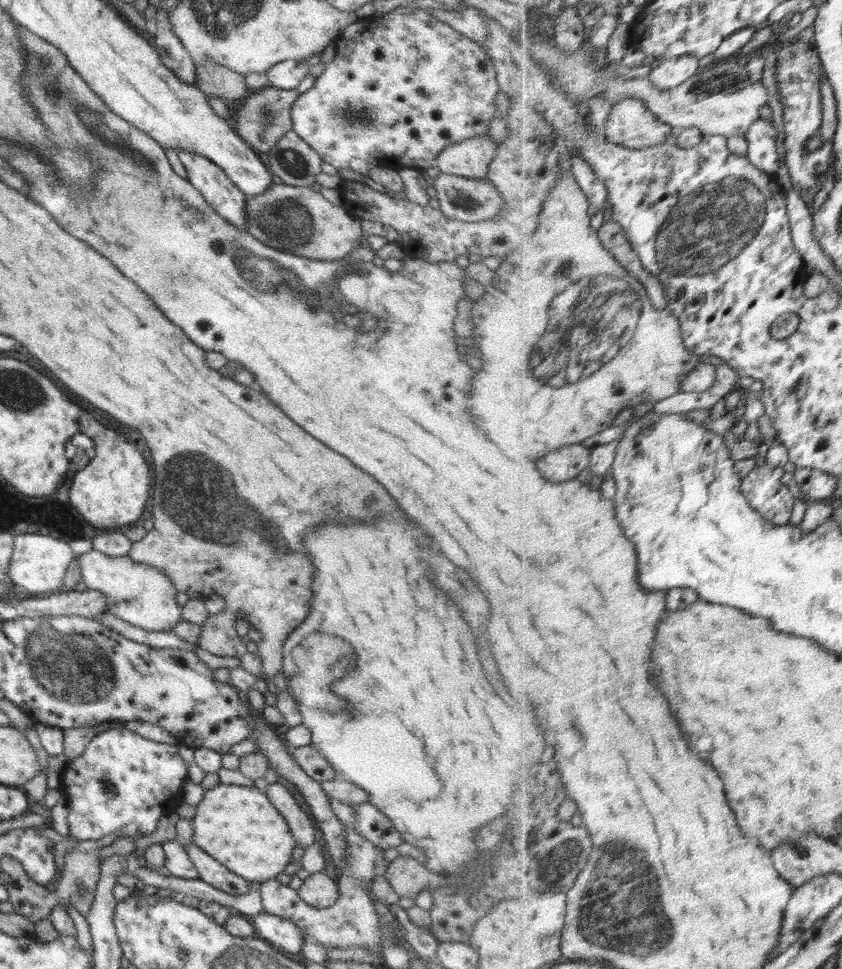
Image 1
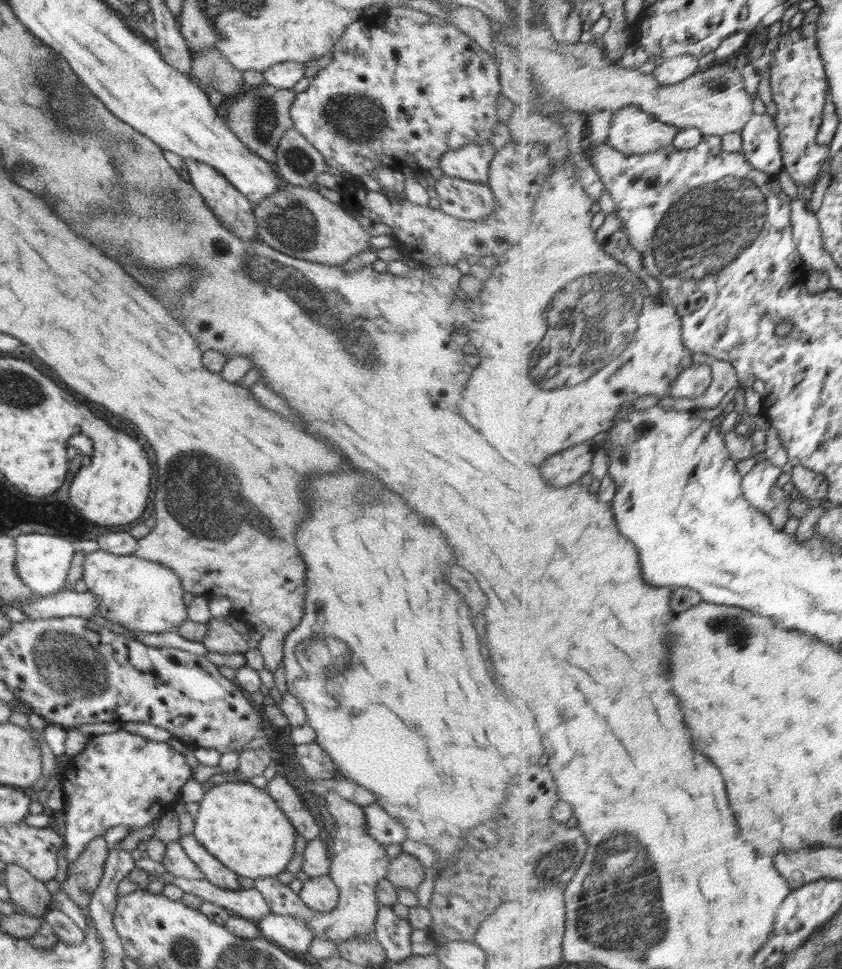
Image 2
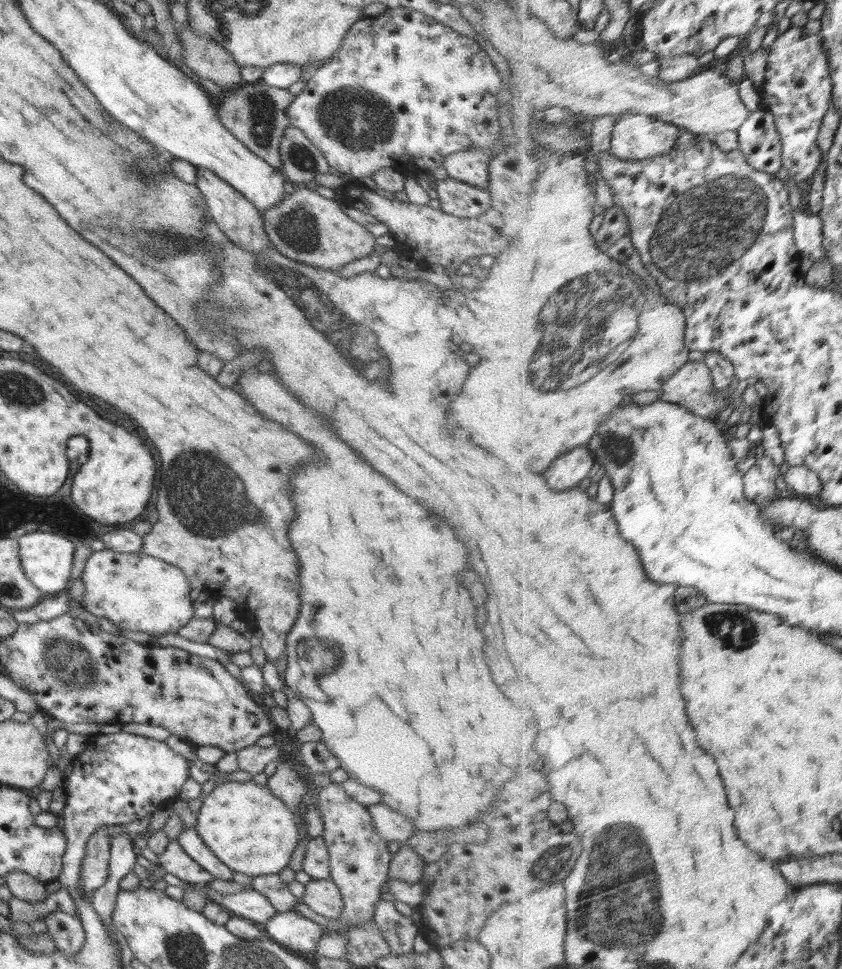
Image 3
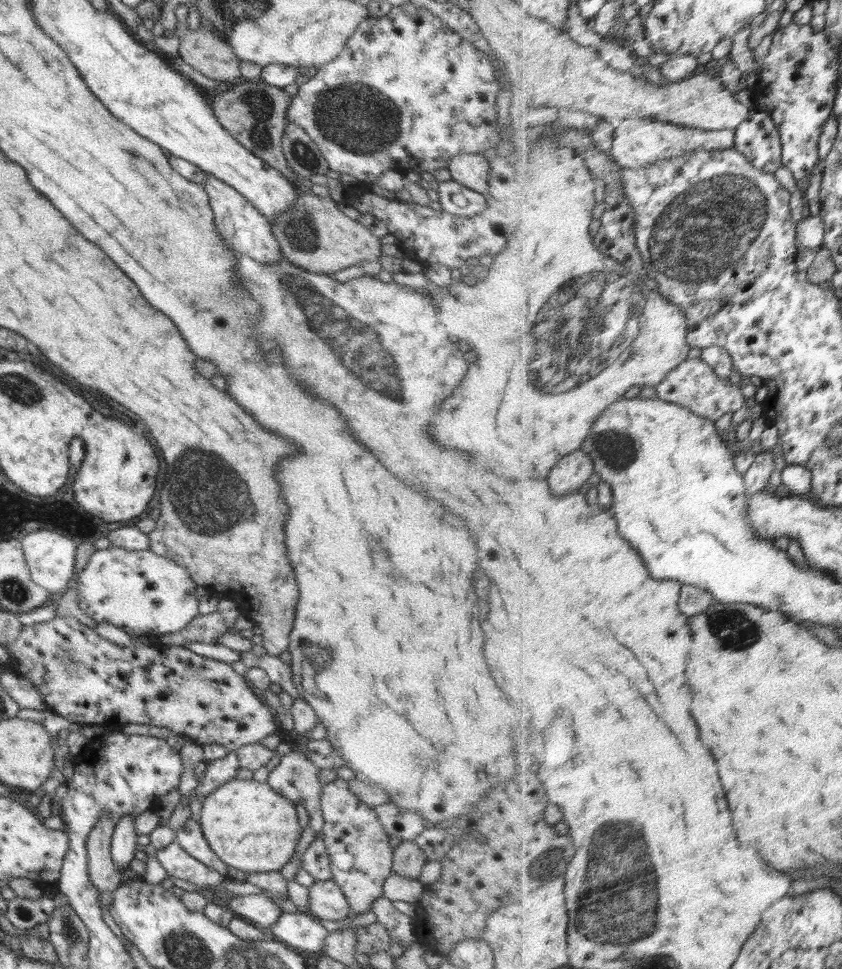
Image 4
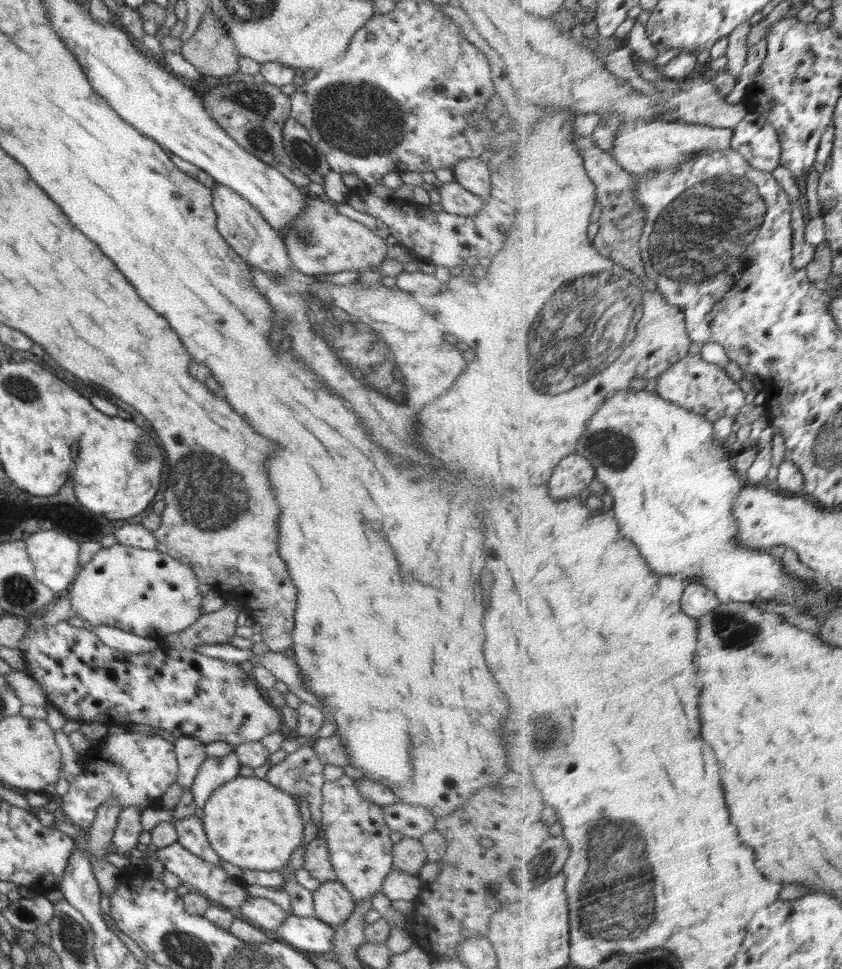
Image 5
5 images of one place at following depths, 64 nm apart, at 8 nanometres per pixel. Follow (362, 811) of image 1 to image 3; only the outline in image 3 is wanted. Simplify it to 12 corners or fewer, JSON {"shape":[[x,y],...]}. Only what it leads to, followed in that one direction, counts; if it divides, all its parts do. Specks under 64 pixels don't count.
{"shape":[[382,802],[367,807],[386,841],[405,844],[415,834],[412,819]]}

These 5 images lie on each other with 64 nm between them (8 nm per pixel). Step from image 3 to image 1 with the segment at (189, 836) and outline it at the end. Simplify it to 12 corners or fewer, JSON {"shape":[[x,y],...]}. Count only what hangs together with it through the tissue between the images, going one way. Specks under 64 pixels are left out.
{"shape":[[194,843],[185,850],[198,879],[232,896],[252,889],[248,881]]}

